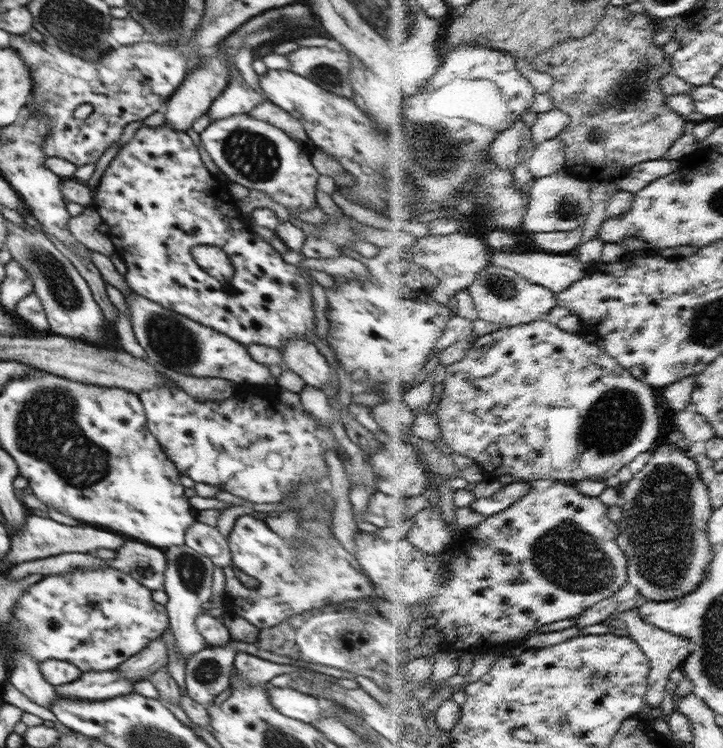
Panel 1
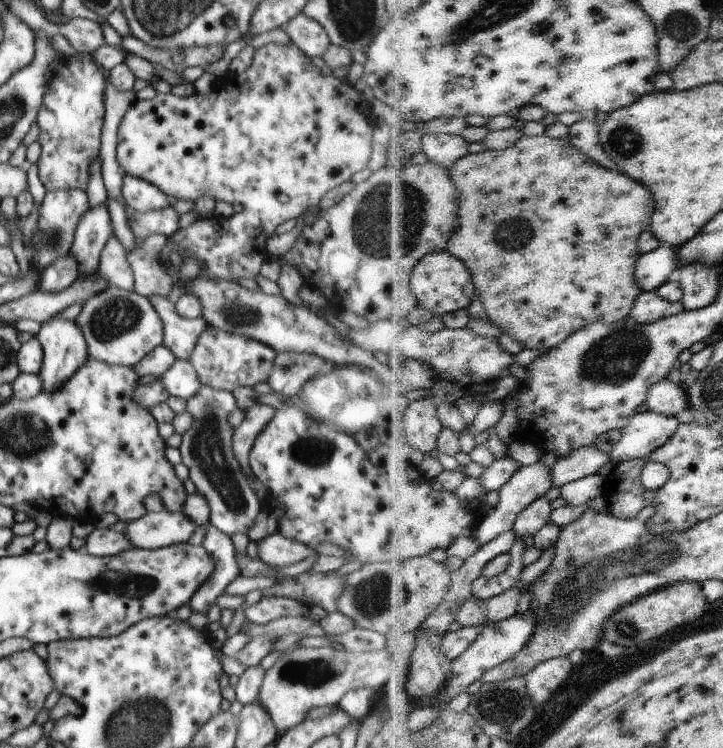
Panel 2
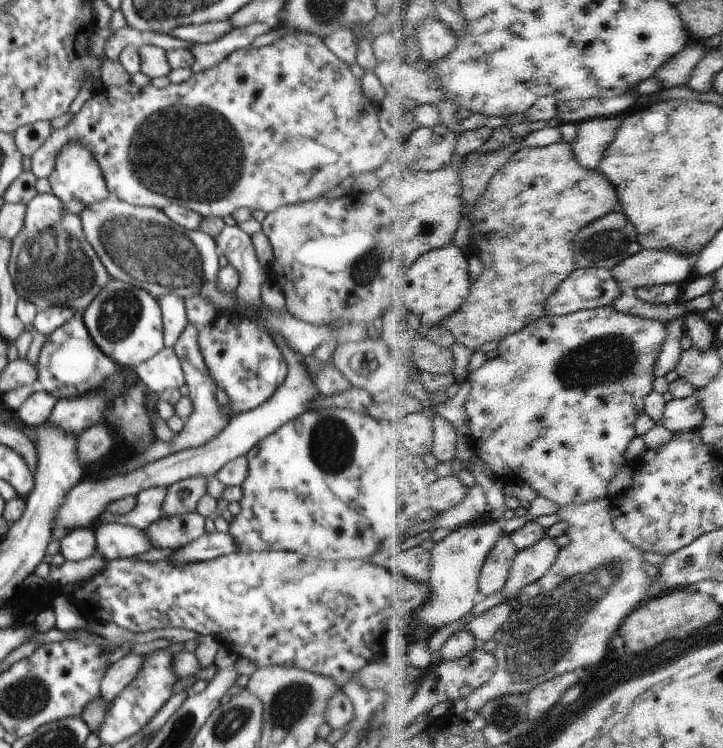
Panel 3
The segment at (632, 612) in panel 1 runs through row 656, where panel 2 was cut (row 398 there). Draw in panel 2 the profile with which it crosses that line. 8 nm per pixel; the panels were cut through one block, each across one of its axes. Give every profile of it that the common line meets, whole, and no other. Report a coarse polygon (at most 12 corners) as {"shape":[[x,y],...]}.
{"shape":[[668,379],[653,386],[650,410],[678,416],[692,408],[688,388]]}

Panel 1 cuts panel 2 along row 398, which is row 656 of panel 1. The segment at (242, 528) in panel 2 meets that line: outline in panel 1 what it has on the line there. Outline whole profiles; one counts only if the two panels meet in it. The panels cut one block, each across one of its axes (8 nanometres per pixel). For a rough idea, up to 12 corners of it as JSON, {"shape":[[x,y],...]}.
{"shape":[[238,641],[186,661],[186,691],[203,706],[230,686]]}

